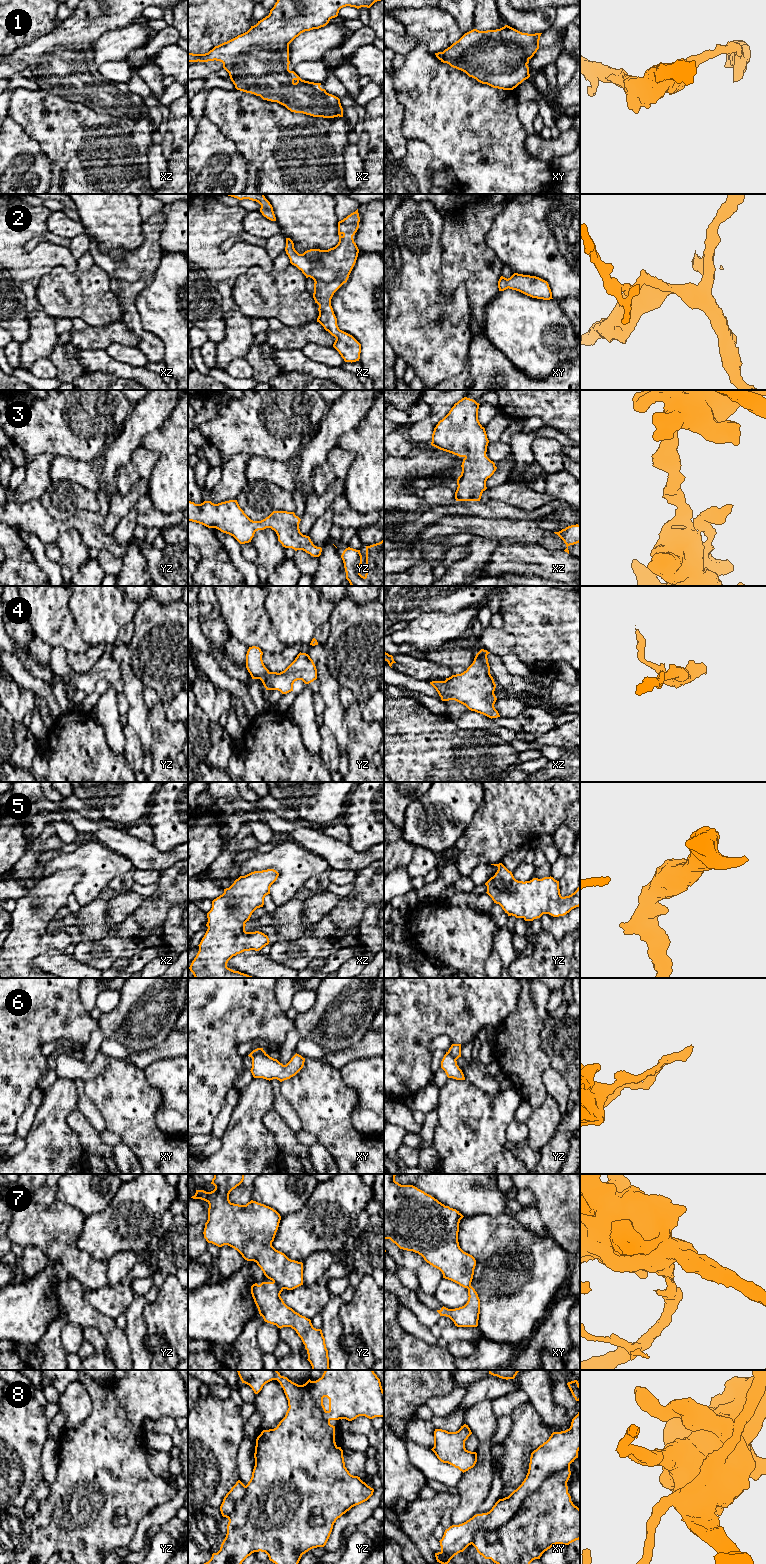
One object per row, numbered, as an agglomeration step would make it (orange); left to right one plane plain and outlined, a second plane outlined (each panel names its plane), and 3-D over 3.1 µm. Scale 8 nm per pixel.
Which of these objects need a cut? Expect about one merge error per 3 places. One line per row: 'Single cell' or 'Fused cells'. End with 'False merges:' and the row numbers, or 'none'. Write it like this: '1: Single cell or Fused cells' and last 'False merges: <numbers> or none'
1: Single cell
2: Single cell
3: Single cell
4: Fused cells
5: Single cell
6: Fused cells
7: Fused cells
8: Fused cells
False merges: 4, 6, 7, 8

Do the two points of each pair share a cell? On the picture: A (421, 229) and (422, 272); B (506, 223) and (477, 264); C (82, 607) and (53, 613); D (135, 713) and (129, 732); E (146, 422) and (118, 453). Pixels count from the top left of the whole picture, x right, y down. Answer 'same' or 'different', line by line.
A: same
B: different
C: different
D: different
E: same

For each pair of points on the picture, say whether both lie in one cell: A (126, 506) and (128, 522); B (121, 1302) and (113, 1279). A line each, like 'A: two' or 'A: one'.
A: two
B: two

